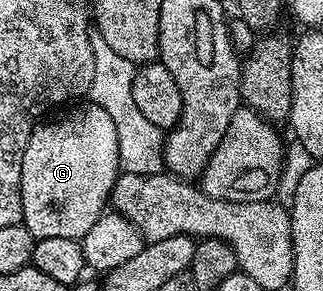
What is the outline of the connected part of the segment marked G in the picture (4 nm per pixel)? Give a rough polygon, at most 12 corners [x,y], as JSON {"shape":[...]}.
{"shape":[[86,102],[38,122],[21,166],[34,240],[84,239],[121,171]]}

